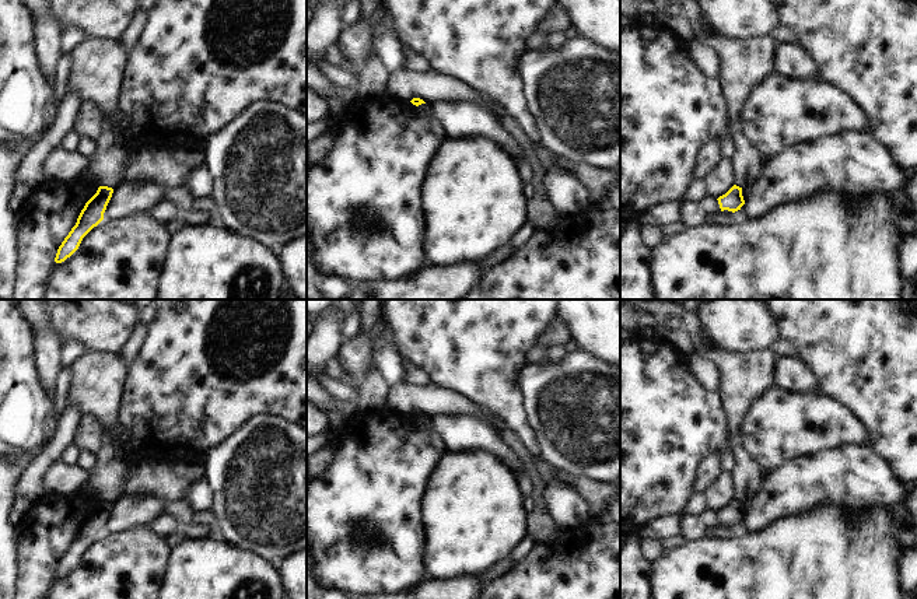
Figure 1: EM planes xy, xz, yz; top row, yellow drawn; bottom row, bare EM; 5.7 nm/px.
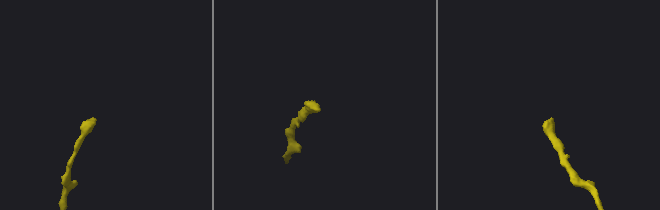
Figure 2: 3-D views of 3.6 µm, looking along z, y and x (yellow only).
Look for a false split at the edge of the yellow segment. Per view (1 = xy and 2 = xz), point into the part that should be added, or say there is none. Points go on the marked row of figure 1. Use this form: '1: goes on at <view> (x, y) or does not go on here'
1: does not go on here
2: does not go on here

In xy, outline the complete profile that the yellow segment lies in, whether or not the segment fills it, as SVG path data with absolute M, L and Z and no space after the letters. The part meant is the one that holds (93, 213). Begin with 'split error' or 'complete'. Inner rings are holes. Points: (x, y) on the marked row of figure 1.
complete | M99 186L97 193L85 203L76 225L57 249L55 262L62 263L70 258L80 246L83 238L104 220L104 213L112 197L113 189Z

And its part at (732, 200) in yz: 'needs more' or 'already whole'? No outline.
already whole

